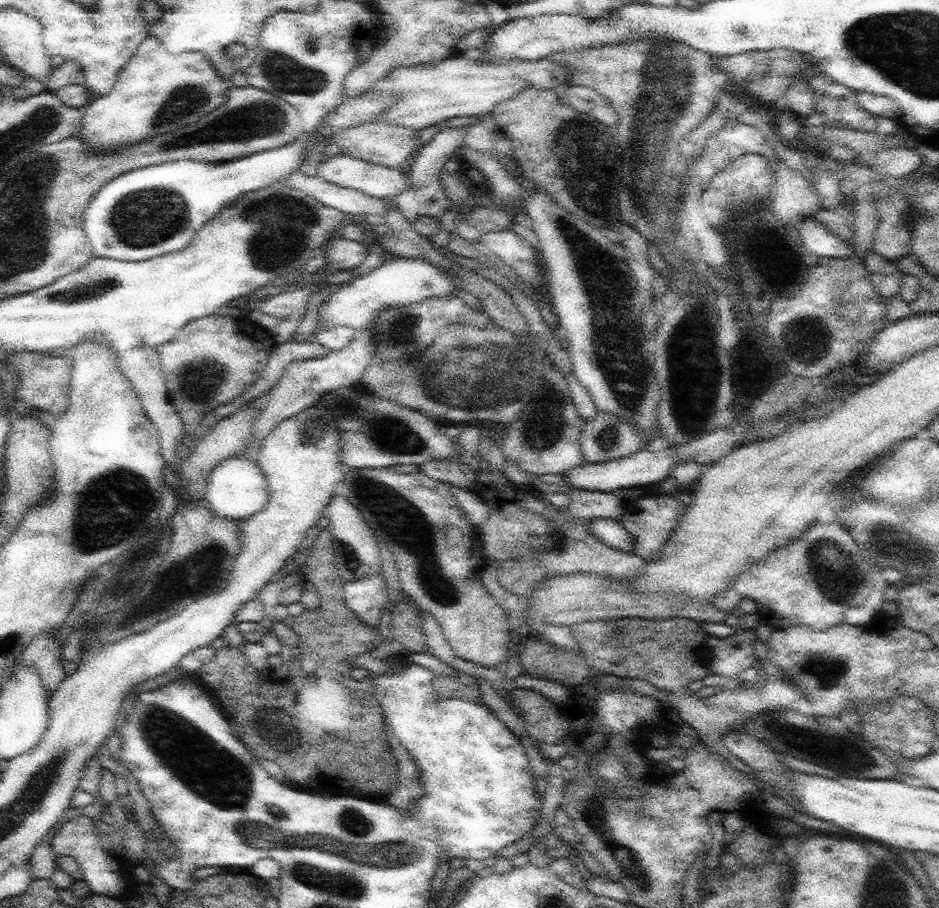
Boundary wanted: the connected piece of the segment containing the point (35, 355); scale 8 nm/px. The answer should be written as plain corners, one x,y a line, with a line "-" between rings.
23,352
23,354
11,354
3,370
13,370
17,368
21,374
21,386
17,390
19,400
29,402
33,410
39,412
49,412
51,416
59,418
65,408
69,406
69,386
73,378
73,358
69,354
55,358
51,354
41,354
41,352

